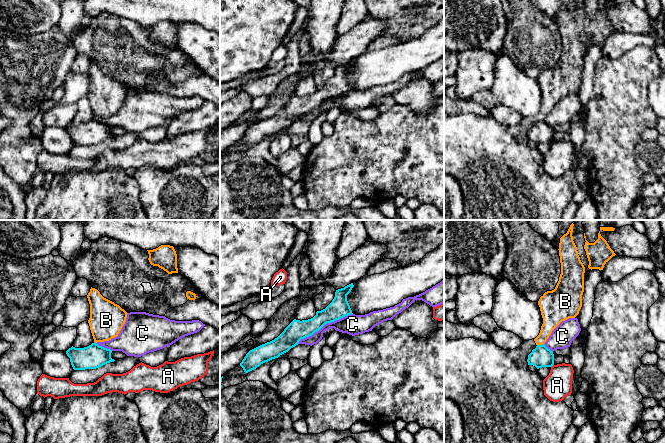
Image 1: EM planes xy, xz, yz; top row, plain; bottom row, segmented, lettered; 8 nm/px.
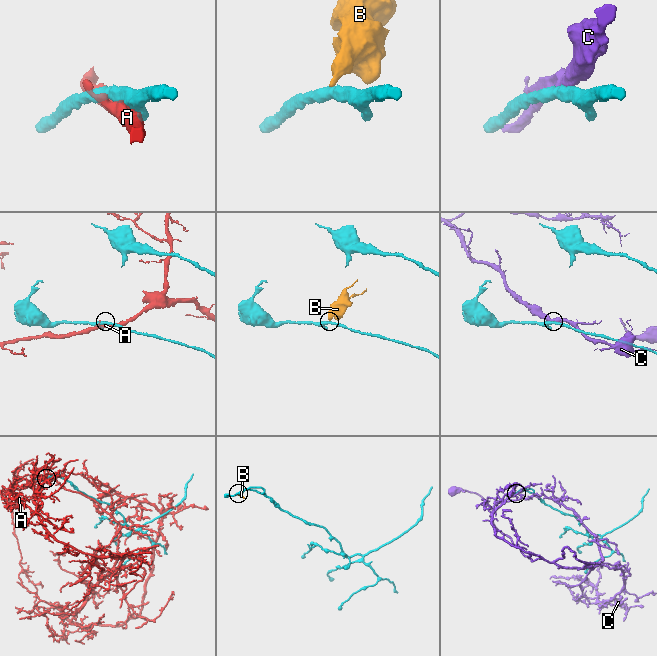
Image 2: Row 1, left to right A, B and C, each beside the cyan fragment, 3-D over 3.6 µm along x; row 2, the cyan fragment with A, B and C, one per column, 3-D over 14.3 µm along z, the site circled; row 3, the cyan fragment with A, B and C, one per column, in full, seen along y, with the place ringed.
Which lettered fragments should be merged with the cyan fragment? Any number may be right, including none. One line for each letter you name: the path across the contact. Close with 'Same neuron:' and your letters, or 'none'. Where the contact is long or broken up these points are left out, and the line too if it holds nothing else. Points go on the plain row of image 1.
Same neuron: none

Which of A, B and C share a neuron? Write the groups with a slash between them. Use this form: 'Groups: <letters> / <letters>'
Groups: A / B / C

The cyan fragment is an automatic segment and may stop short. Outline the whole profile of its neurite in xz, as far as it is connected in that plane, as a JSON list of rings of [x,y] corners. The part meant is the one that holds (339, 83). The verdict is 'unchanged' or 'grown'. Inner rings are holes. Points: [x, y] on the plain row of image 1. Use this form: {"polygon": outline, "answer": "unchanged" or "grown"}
{"polygon": [[[351,59],[336,66],[332,78],[325,85],[317,87],[313,94],[302,97],[294,95],[277,114],[250,126],[240,139],[244,148],[248,149],[261,140],[278,134],[298,121],[301,115],[319,107],[325,100],[353,90],[347,77],[347,71],[353,63]]], "answer": "unchanged"}

